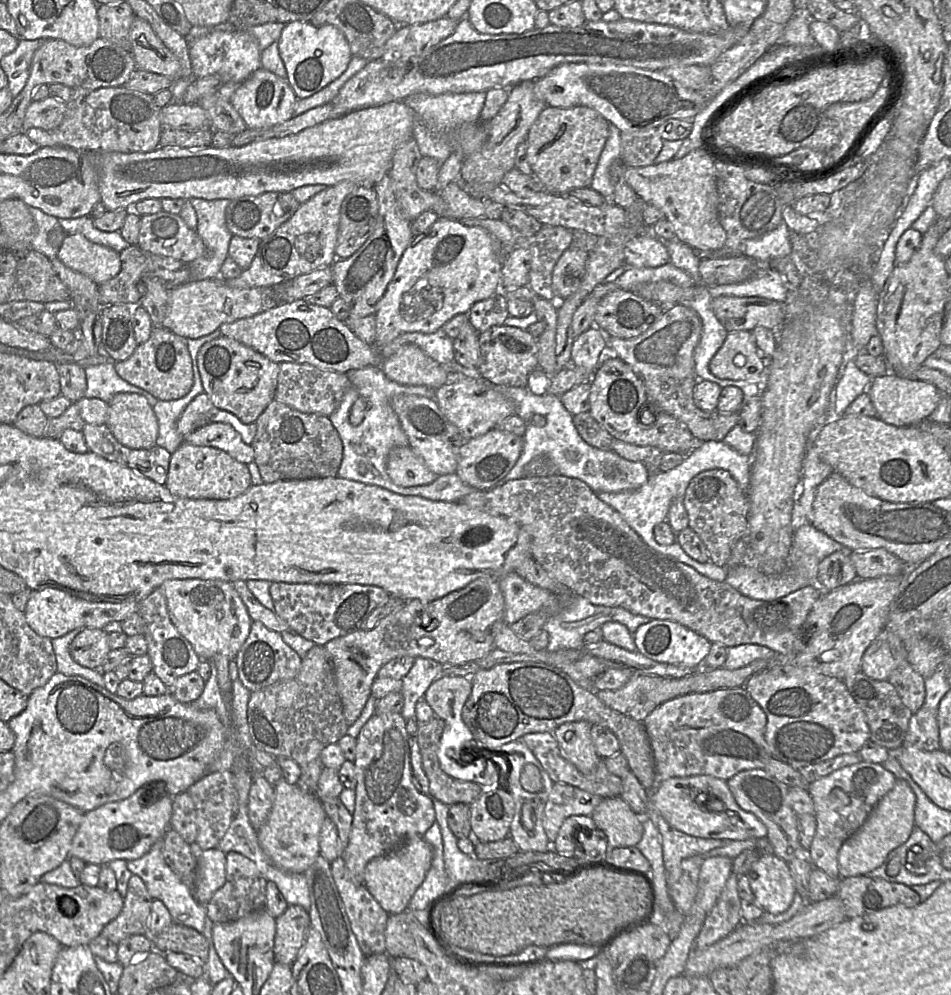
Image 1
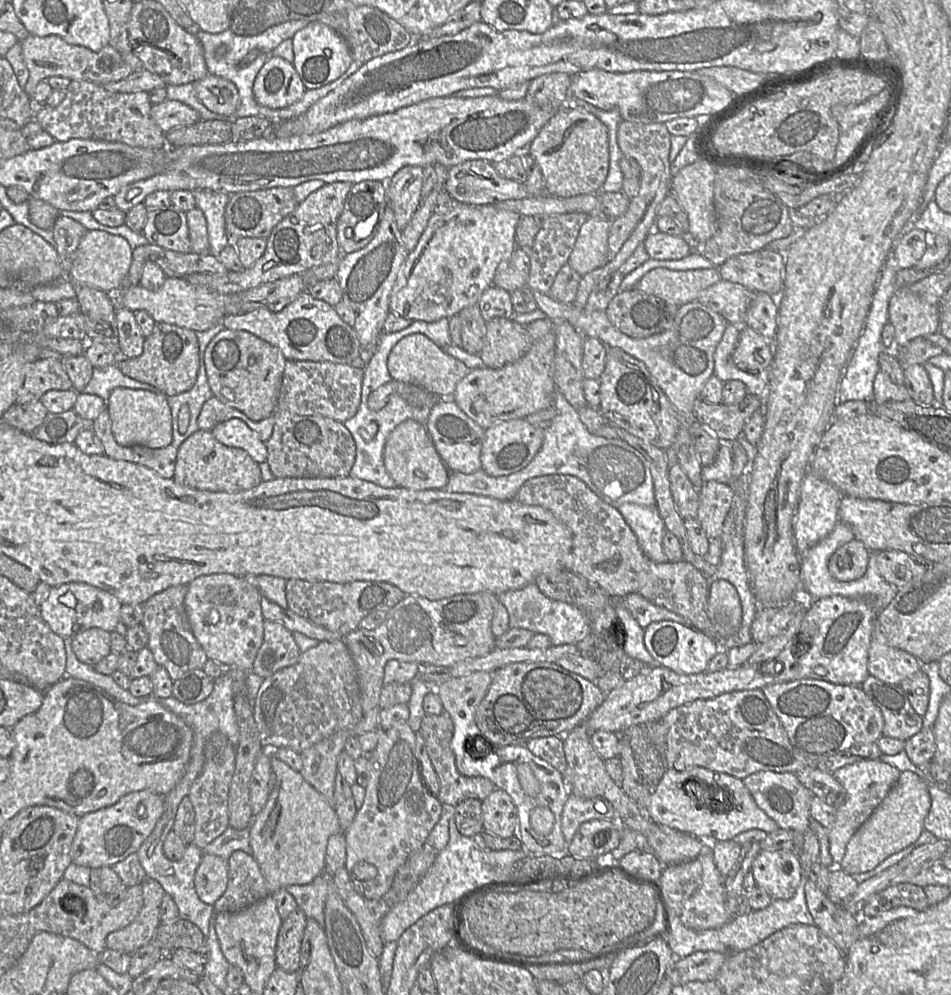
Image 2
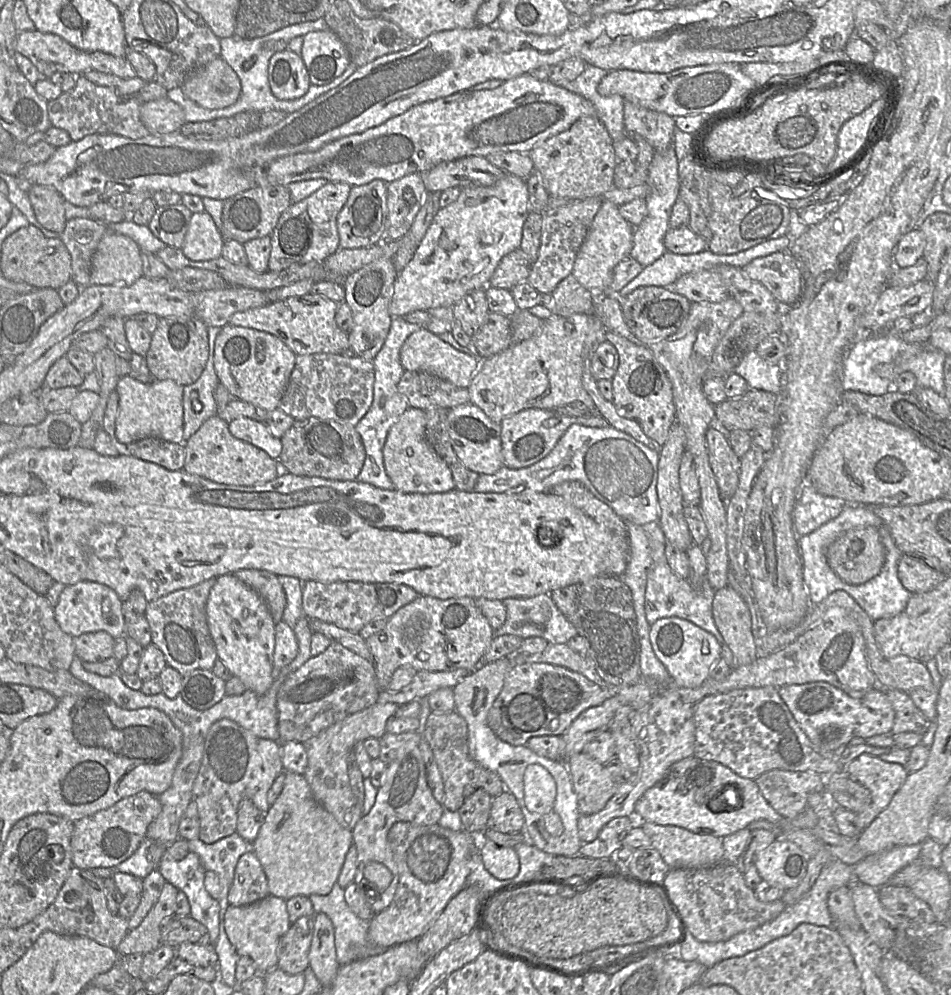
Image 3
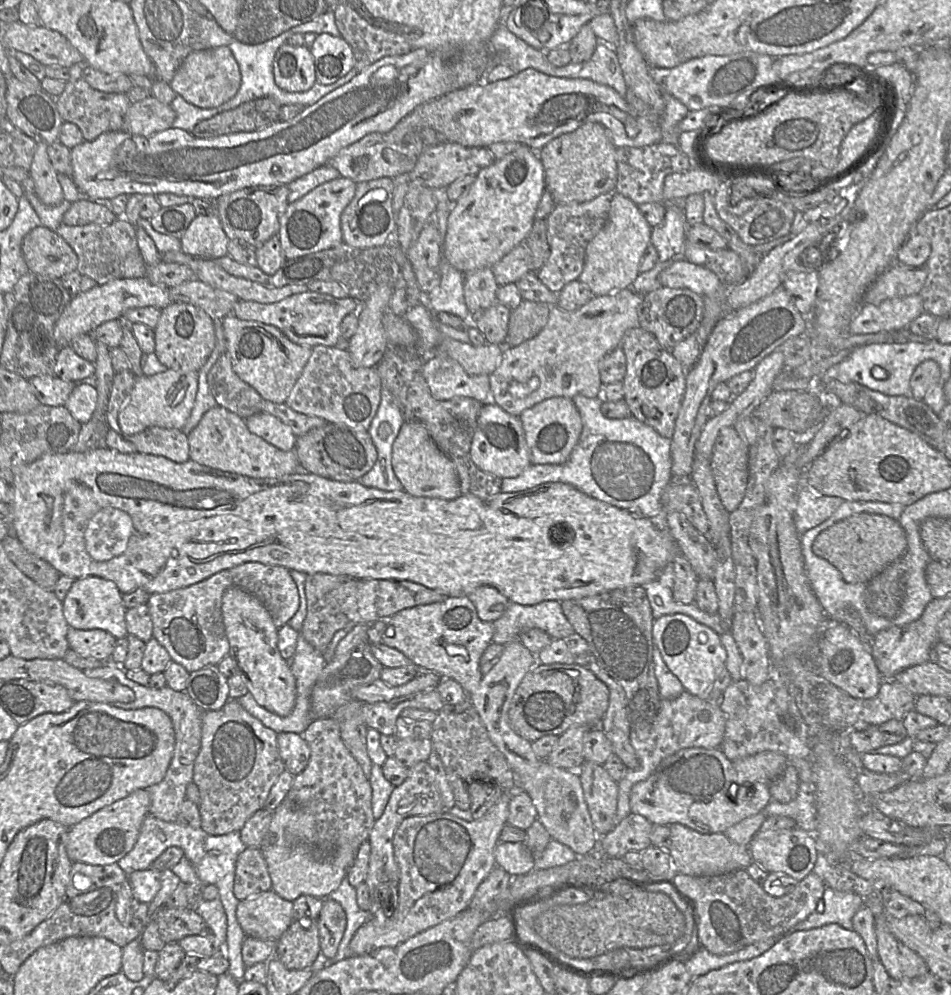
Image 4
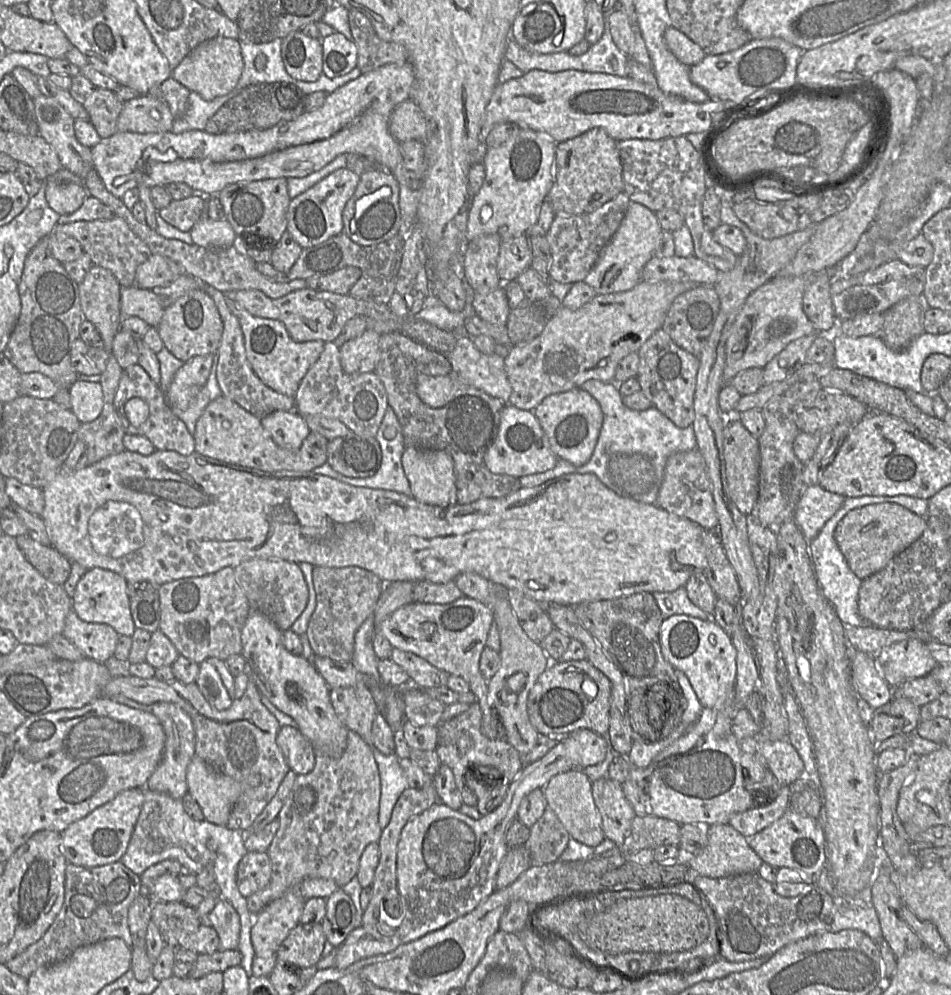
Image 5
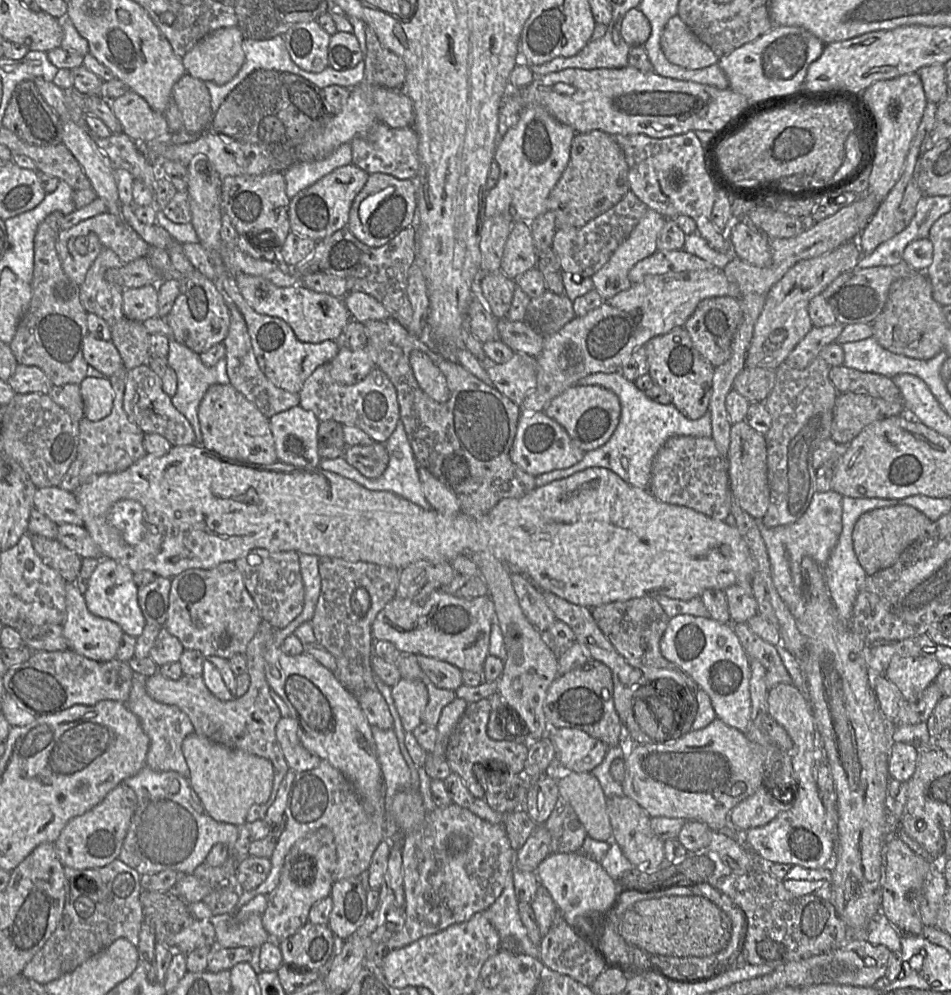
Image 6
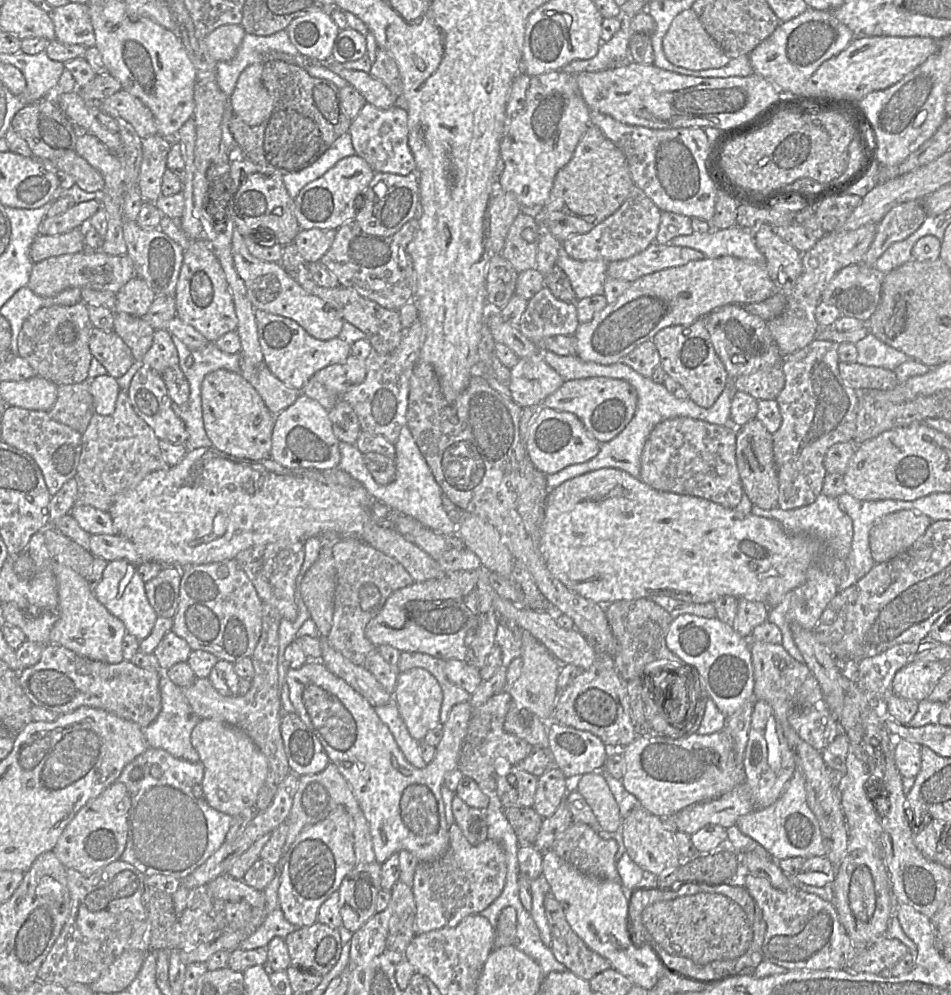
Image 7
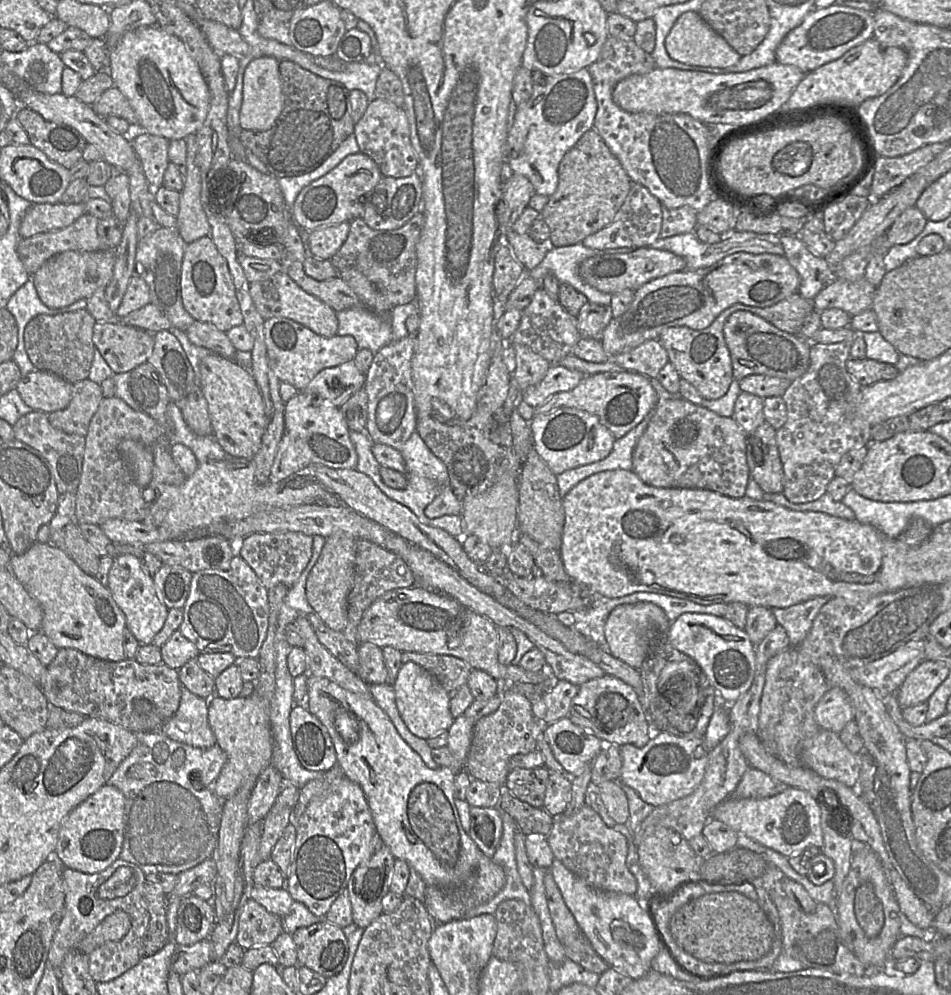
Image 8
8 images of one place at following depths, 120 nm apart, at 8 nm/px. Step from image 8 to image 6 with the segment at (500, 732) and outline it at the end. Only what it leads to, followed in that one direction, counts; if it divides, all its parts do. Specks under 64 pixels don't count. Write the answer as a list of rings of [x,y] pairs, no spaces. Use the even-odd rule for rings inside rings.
[[[485,698],[477,702],[468,703],[465,712],[463,713],[462,717],[460,718],[460,720],[454,727],[452,733],[450,734],[445,752],[445,760],[449,764],[450,769],[452,770],[453,773],[456,773],[458,776],[461,777],[467,789],[476,799],[484,798],[484,792],[485,792],[484,788],[481,786],[481,784],[479,783],[474,774],[474,766],[476,764],[481,764],[482,765],[481,767],[487,767],[489,775],[490,770],[492,768],[495,768],[496,770],[501,772],[503,771],[502,769],[503,767],[505,771],[509,773],[509,775],[523,774],[529,750],[529,744],[518,743],[516,741],[513,741],[513,739],[496,741],[489,738],[489,736],[487,735],[487,724],[489,721],[491,709],[492,705],[490,698]]]

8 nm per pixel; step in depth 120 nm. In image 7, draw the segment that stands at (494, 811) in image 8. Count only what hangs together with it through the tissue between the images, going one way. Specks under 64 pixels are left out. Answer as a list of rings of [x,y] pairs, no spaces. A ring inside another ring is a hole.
[[[455,795],[452,801],[452,813],[455,823],[470,844],[478,845],[488,838],[485,809],[473,808]]]

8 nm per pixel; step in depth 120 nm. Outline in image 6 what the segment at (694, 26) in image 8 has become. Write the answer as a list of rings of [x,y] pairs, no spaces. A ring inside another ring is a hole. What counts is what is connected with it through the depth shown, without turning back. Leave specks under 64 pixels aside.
[[[678,15],[668,20],[660,45],[670,63],[685,69],[702,69],[719,61],[711,48],[703,43]]]

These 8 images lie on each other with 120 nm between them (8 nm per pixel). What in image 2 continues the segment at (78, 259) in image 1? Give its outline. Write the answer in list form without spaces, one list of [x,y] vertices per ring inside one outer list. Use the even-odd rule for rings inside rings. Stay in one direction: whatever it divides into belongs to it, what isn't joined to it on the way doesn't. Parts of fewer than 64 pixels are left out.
[[[97,230],[88,231],[73,255],[69,280],[74,284],[93,287],[108,294],[121,292],[131,266],[132,252],[128,241],[121,236]]]

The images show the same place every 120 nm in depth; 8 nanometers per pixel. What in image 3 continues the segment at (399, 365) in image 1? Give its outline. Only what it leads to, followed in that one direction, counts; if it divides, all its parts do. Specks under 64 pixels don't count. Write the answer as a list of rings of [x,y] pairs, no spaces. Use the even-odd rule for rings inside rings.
[[[422,327],[412,333],[400,350],[400,361],[406,371],[423,371],[447,380],[459,388],[468,388],[474,375],[479,369],[481,359],[458,351],[450,344]]]

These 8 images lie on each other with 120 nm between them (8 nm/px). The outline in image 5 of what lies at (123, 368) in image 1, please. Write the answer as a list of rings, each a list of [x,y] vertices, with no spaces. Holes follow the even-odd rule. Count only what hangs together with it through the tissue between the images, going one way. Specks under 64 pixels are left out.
[[[192,290],[164,310],[156,329],[164,348],[178,360],[187,363],[195,357],[217,352],[223,334],[223,322],[213,299],[203,290]]]

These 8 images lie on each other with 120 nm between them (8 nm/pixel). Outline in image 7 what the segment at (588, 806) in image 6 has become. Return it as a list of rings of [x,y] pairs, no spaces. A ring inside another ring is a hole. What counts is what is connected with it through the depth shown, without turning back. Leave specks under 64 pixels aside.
[[[601,771],[590,772],[578,777],[571,782],[570,790],[575,790],[583,797],[583,799],[590,806],[602,830],[613,832],[621,827],[623,818],[620,814],[619,806]]]

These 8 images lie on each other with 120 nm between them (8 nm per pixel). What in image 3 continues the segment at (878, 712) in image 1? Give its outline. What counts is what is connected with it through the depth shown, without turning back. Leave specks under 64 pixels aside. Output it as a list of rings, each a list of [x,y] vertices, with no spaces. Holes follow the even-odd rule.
[[[882,688],[895,712],[895,720],[891,729],[892,735],[905,732],[916,732],[923,735],[930,721],[916,707],[908,693],[897,689]]]

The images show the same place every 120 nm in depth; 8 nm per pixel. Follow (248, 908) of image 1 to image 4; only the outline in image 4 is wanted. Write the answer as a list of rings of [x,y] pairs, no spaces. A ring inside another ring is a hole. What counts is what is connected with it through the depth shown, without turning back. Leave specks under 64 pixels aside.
[[[247,847],[236,860],[233,893],[239,900],[245,900],[262,892],[271,890],[271,879],[267,863],[259,847]]]

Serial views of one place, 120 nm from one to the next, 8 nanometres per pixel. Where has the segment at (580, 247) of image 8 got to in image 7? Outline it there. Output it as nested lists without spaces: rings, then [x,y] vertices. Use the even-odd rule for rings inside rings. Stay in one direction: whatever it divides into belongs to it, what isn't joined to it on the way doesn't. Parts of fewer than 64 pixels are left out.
[[[561,247],[556,265],[567,275],[577,300],[604,295],[607,262],[579,261],[571,258]]]

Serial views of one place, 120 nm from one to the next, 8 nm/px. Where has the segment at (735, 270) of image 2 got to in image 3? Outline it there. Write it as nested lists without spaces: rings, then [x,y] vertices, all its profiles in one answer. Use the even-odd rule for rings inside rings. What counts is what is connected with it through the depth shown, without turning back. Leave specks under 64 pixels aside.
[[[788,251],[756,258],[742,270],[750,279],[763,284],[781,307],[795,304],[801,295],[802,275]]]

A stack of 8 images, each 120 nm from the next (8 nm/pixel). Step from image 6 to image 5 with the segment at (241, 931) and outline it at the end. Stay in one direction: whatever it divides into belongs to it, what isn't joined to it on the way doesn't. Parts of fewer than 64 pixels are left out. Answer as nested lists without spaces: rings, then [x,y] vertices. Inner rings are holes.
[[[218,899],[205,922],[216,930],[220,950],[238,949],[241,929],[240,917],[227,900]]]

